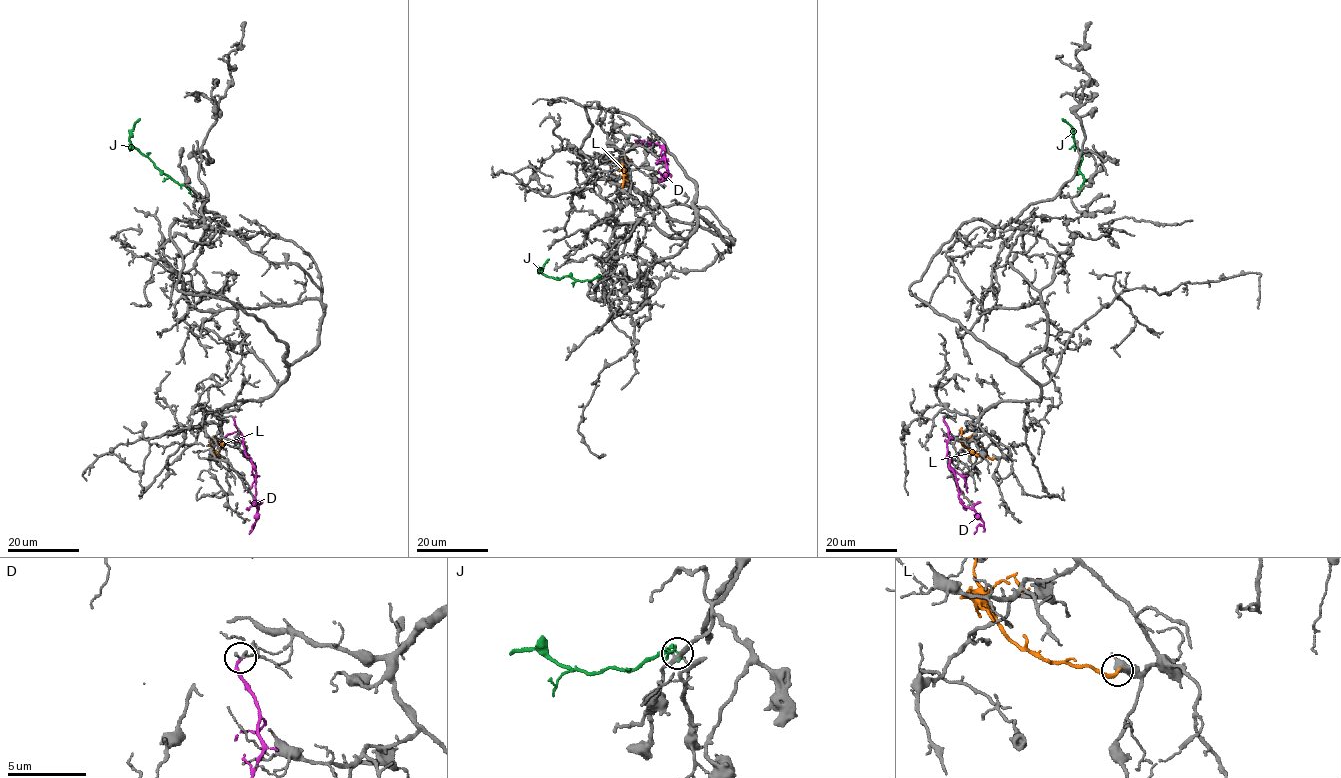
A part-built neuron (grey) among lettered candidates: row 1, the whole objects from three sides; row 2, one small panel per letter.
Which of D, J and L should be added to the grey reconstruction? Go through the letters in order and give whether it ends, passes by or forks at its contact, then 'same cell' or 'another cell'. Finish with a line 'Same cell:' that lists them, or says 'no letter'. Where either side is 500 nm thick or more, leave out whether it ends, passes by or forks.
D: it ends there; another cell
J: it ends there; another cell
L: it ends there; another cell
Same cell: no letter

